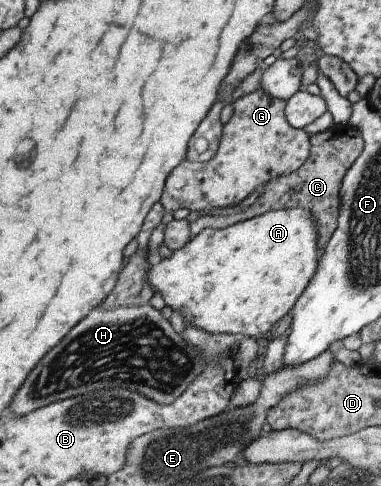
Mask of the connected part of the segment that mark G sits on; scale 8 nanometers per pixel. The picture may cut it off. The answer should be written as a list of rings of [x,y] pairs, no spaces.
[[[258,88],[235,95],[230,104],[233,113],[222,125],[215,154],[204,163],[183,160],[165,180],[161,206],[165,211],[177,209],[209,210],[225,208],[243,200],[257,186],[272,178],[295,172],[309,152],[309,137],[302,129],[293,128],[285,118],[283,99]]]

